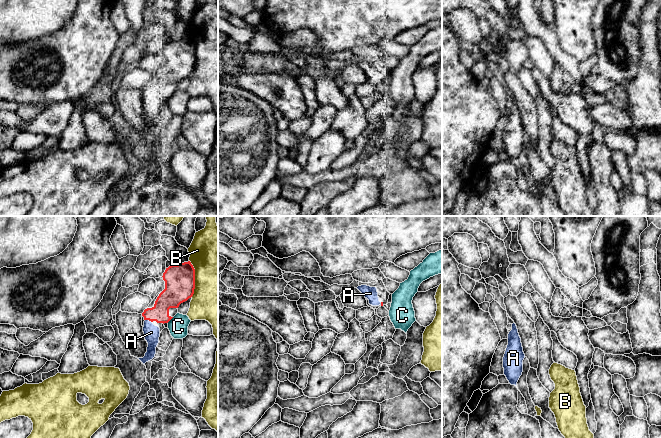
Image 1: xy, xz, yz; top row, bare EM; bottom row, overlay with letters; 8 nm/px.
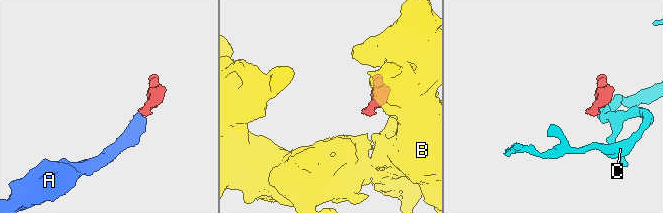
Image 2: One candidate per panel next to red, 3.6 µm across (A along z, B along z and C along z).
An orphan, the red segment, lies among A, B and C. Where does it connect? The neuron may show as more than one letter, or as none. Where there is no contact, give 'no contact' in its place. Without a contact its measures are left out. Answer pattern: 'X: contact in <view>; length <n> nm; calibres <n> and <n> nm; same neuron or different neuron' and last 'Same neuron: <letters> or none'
A: contact in xy; length 60 nm; calibres 170 and 130 nm; same neuron
B: contact in xy; length 300 nm; calibres 240 and 420 nm; different neuron
C: contact in xy; length 70 nm; calibres 220 and 160 nm; different neuron
Same neuron: A

